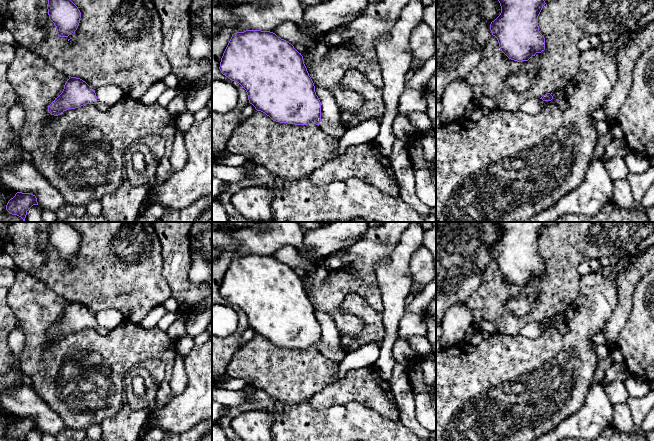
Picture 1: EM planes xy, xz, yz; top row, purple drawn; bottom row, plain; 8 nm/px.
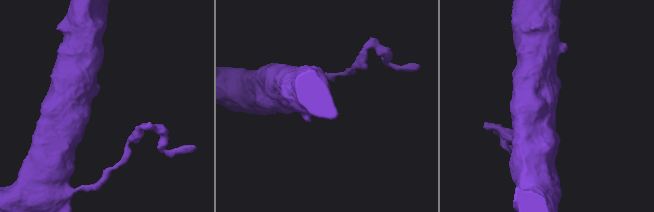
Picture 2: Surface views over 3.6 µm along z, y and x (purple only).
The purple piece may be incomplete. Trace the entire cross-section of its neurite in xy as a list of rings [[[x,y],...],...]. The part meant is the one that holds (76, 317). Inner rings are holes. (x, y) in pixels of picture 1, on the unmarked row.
[[[69,300],[62,317],[48,330],[48,336],[58,340],[68,333],[79,332],[86,328],[95,328],[100,335],[107,335],[111,331],[99,326],[95,314],[85,305]]]

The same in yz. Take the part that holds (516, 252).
[[[497,222],[500,230],[500,239],[491,246],[490,254],[492,259],[498,264],[501,275],[511,284],[522,286],[528,285],[536,277],[541,277],[545,274],[545,262],[540,257],[538,251],[538,240],[546,228],[544,222]]]

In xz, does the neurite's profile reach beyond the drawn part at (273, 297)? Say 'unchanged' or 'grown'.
grown

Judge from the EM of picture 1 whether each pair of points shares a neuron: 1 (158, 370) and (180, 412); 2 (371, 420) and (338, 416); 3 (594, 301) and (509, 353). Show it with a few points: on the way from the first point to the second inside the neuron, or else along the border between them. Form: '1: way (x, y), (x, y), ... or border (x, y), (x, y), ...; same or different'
1: border (148, 371), (158, 385); different
2: way (363, 420), (346, 420); same
3: way (583, 325), (555, 353), (533, 353); same

